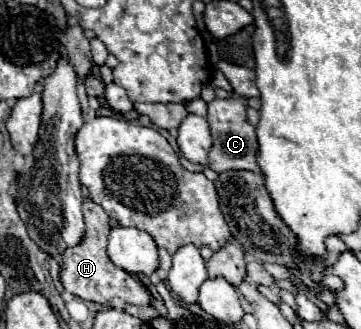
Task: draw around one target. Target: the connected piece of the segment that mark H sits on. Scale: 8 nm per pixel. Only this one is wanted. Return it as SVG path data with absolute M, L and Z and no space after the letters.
M85 200L83 216L85 216L85 234L83 234L81 242L63 252L63 264L61 264L61 272L59 272L59 280L61 280L63 288L83 300L91 300L91 302L99 302L99 304L107 304L113 298L121 298L129 304L149 304L151 296L149 296L147 288L137 280L137 276L117 268L105 252L107 236L111 230L111 220L105 214L105 210L99 204L95 204L93 200Z

